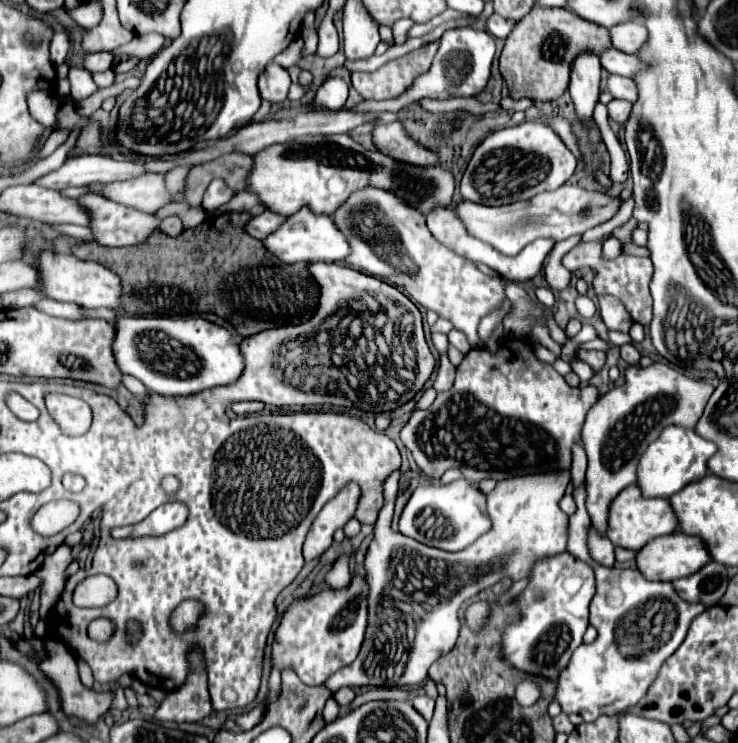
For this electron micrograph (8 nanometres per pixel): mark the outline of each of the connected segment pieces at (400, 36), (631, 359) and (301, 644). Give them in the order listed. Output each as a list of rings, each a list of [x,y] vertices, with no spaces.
[[[399,19],[393,25],[393,39],[395,43],[405,43],[407,41],[407,31],[413,27],[415,23],[411,19]]]
[[[623,345],[623,347],[621,347],[621,357],[623,357],[623,361],[627,361],[629,365],[637,365],[639,359],[641,359],[641,353],[639,353],[633,345]]]
[[[357,573],[351,575],[351,583],[345,589],[321,589],[315,595],[295,599],[285,609],[281,623],[275,631],[275,639],[271,645],[271,667],[277,669],[279,673],[285,669],[291,669],[297,673],[297,677],[303,683],[321,685],[335,671],[353,663],[365,639],[365,631],[367,631],[367,599],[369,599],[369,585],[365,577]]]

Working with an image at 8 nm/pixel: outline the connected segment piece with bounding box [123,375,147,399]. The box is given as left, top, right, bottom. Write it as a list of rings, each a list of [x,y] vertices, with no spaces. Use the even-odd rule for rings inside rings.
[[[125,375],[123,377],[123,385],[135,395],[135,397],[145,397],[147,395],[147,389],[145,389],[145,385],[139,381],[139,379],[135,379],[135,377],[131,377],[131,375]]]

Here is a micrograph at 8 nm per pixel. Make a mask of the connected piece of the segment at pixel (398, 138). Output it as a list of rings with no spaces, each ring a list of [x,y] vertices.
[[[391,123],[391,125],[379,125],[373,129],[373,141],[383,153],[391,153],[391,157],[399,161],[413,161],[413,165],[437,165],[439,163],[439,153],[421,145],[415,141],[403,127],[403,123]]]

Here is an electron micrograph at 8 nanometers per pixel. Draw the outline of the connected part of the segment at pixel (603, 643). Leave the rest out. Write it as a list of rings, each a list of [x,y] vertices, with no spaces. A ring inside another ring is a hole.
[[[585,485],[573,491],[573,499],[577,503],[577,511],[569,517],[567,551],[575,559],[591,565],[595,571],[597,591],[589,607],[589,623],[599,631],[599,635],[591,645],[575,649],[567,671],[559,677],[555,701],[561,705],[563,713],[579,713],[585,723],[593,723],[601,715],[613,717],[615,713],[635,707],[647,695],[665,659],[683,643],[691,619],[705,611],[707,605],[683,601],[677,597],[671,583],[649,581],[637,569],[609,569],[599,565],[589,555],[587,545],[591,521],[585,509]],[[619,643],[635,643],[635,657],[625,657],[617,647]]]

